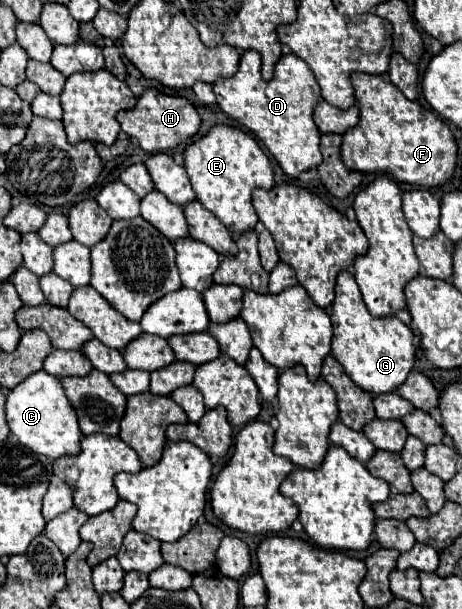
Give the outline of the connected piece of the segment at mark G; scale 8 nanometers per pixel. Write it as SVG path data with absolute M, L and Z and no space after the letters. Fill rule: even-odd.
M343 271L337 277L335 301L331 305L333 323L333 357L343 365L351 381L373 395L393 393L409 375L415 363L413 331L397 317L375 319L367 311L361 291L351 273Z

